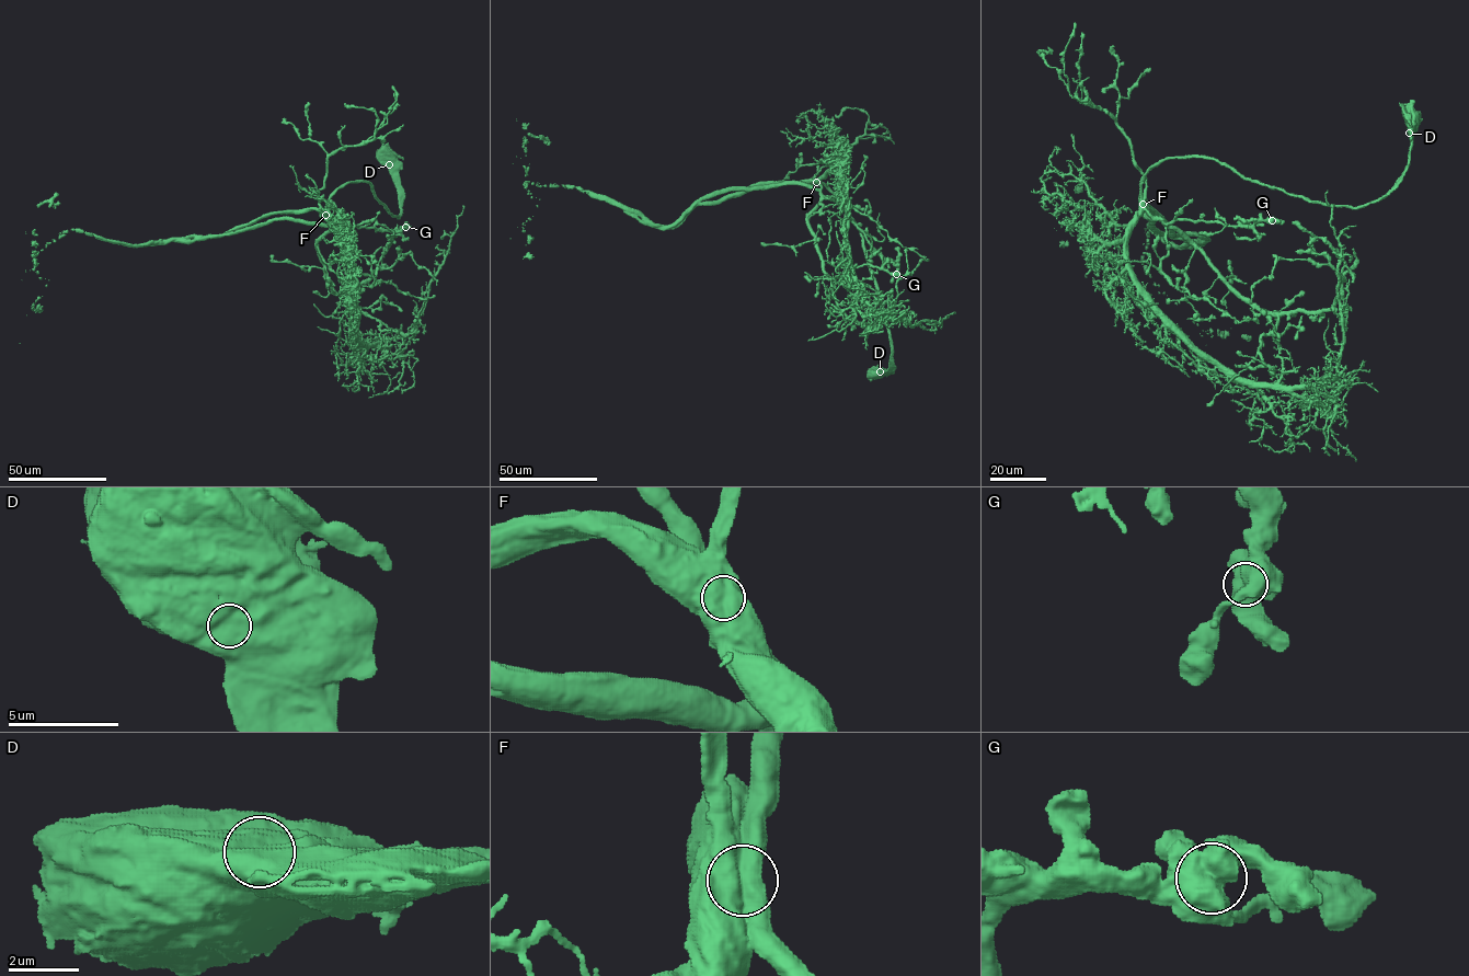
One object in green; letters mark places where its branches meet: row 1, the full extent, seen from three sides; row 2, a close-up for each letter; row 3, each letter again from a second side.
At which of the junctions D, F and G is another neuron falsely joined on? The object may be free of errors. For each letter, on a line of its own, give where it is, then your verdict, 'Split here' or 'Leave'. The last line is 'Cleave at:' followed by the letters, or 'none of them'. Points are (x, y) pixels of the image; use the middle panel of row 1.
D: Place: (880, 371). Leave
F: Place: (816, 182). Split here
G: Place: (896, 274). Leave
Cleave at: F

